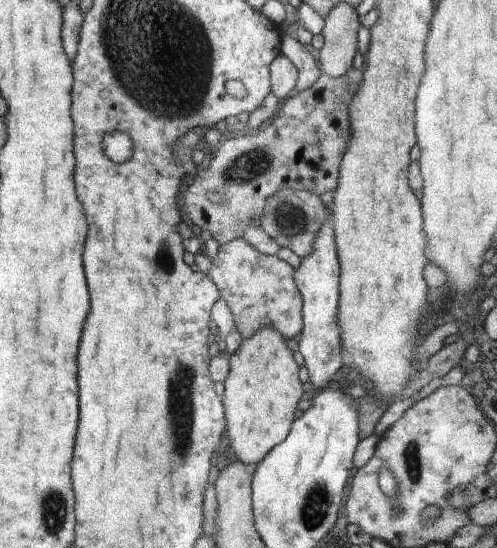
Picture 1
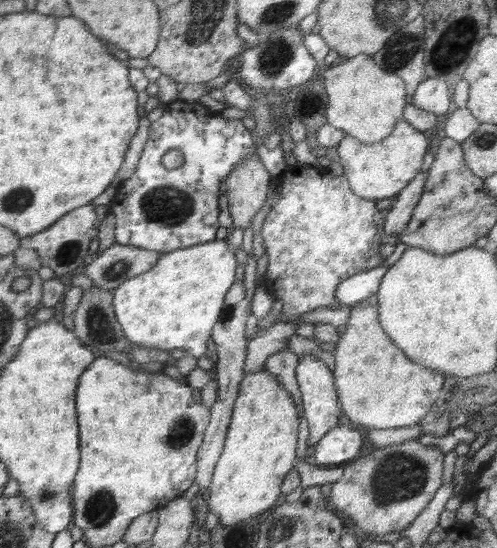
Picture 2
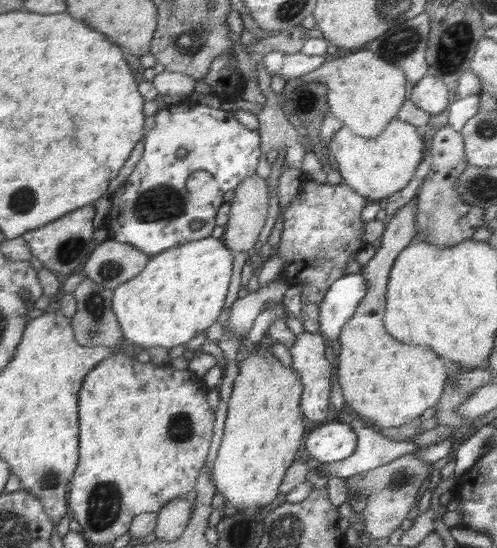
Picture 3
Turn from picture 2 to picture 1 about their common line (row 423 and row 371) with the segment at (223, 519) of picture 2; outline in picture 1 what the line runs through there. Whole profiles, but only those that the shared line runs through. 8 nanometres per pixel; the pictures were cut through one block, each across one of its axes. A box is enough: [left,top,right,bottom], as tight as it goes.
[224,327,304,466]

